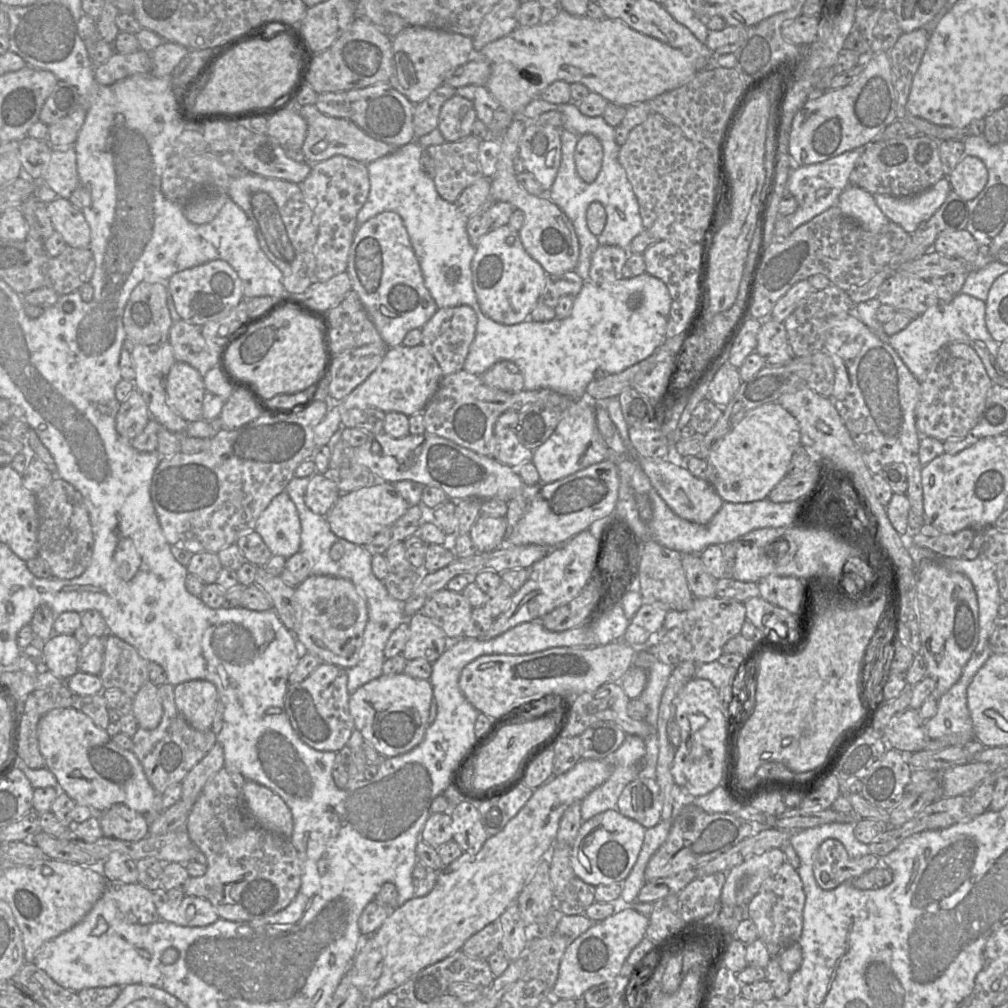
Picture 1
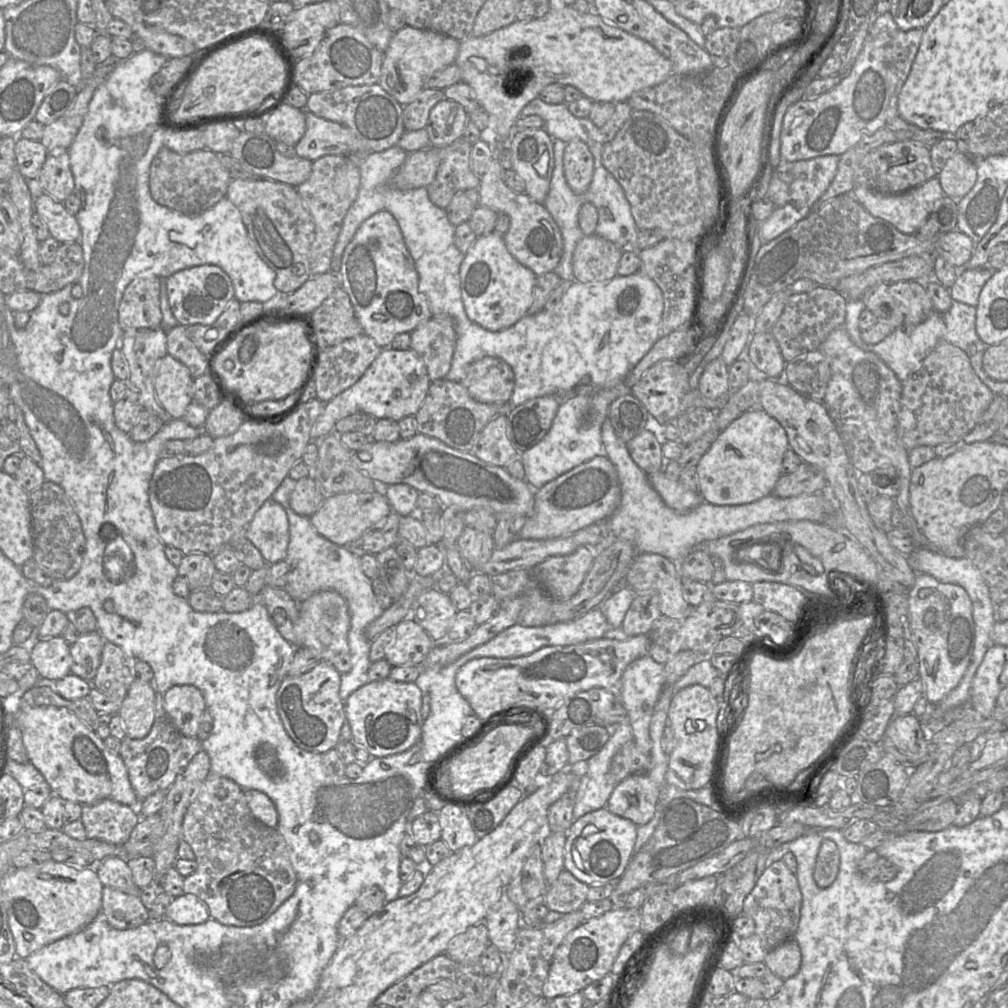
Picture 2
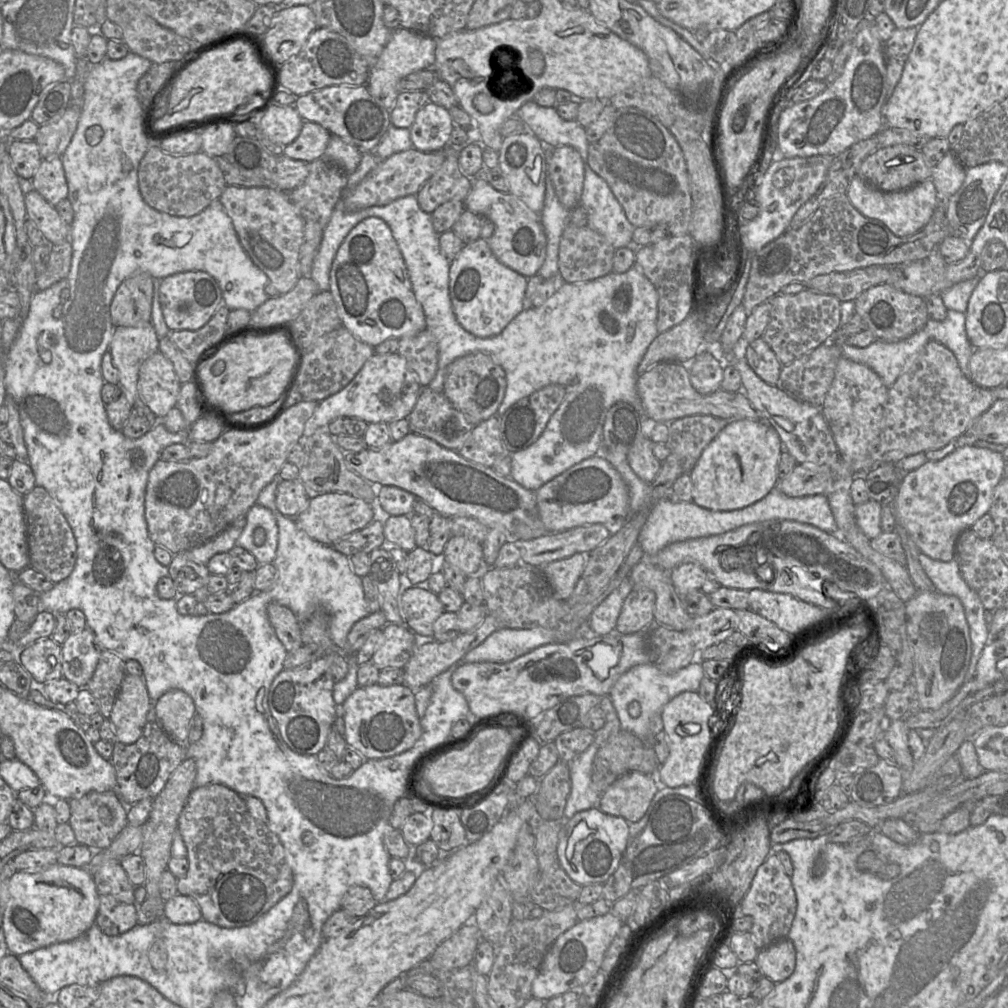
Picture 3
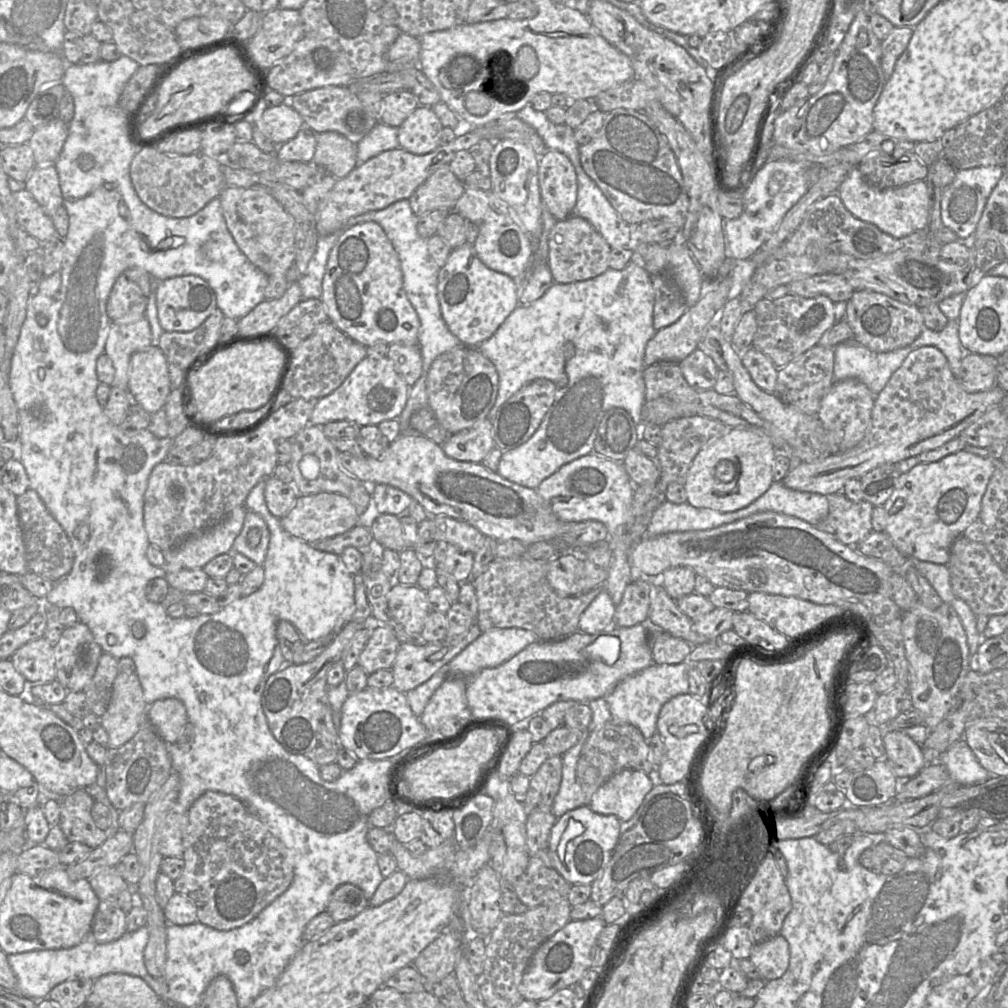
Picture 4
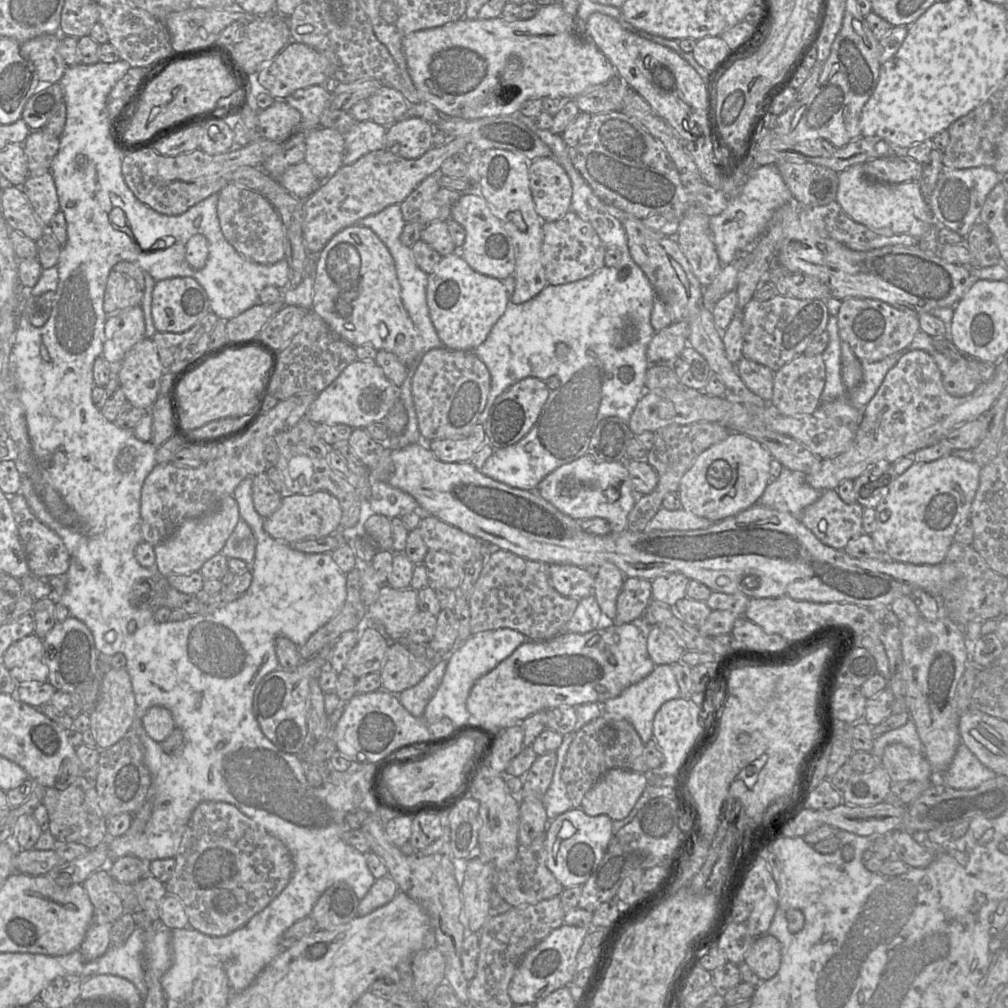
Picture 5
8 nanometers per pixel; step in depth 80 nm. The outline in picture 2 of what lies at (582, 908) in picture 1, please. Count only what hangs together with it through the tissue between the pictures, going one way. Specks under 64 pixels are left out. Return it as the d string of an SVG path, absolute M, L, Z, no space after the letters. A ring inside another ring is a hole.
M564 869L557 880L548 885L544 905L551 911L570 913L577 911L587 901L589 886Z

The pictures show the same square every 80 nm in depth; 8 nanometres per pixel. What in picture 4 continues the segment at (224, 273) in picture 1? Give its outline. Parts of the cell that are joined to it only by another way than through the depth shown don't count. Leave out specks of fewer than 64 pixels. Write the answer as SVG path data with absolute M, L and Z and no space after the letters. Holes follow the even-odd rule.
M197 275L176 276L162 280L156 293L157 315L165 332L190 332L216 310L216 294L209 283Z

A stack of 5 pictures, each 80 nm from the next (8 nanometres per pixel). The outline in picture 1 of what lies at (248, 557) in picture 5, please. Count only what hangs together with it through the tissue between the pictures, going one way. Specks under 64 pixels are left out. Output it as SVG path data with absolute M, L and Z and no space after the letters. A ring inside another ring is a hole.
M286 492L277 495L258 518L254 531L267 545L273 556L286 559L299 553L301 544L301 523L297 508Z

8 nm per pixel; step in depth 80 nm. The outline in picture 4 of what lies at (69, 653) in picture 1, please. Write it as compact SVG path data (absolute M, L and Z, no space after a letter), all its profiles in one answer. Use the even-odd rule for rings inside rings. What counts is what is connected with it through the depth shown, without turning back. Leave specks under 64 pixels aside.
M44 637L32 640L18 648L10 660L26 681L48 683L56 680L54 644Z

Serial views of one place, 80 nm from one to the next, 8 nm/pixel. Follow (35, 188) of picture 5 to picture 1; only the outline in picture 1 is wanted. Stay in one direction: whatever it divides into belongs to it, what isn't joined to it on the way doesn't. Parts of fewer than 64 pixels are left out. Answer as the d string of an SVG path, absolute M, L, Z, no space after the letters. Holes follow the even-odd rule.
M73 147L53 149L42 182L57 193L60 198L71 195L80 184L77 171L76 152Z

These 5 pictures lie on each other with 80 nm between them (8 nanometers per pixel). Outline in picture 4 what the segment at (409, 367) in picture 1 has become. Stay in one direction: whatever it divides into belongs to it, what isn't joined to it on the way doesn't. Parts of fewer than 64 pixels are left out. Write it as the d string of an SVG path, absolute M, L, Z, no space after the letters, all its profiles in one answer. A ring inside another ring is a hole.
M366 356L337 389L317 401L310 424L323 426L331 421L348 420L366 426L378 425L384 420L398 419L406 405L410 387L395 371L388 357Z

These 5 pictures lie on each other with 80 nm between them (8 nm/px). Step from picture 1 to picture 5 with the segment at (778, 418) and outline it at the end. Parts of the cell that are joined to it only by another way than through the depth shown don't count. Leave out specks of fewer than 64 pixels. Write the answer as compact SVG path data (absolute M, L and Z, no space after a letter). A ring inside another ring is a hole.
M730 432L729 436L699 454L680 480L681 507L713 523L754 506L771 481L769 474L772 456L754 438Z

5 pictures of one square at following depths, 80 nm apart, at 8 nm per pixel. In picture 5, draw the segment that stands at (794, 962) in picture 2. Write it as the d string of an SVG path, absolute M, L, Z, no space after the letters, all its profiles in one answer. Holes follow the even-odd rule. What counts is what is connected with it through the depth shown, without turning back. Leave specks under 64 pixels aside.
M766 933L755 938L745 954L744 962L762 980L773 978L779 971L782 953L776 937Z

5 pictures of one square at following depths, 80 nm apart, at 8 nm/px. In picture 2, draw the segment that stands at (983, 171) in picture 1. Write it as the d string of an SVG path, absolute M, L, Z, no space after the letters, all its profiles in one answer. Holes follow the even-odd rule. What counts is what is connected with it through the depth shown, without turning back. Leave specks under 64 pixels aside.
M958 151L948 159L937 177L944 193L959 203L975 185L977 168L971 158Z

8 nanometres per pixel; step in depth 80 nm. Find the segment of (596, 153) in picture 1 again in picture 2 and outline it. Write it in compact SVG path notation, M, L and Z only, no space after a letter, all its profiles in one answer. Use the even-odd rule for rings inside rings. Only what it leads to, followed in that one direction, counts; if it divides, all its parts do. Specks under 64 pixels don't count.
M580 140L567 144L563 156L564 175L567 184L576 194L588 189L594 174L594 158L588 146Z

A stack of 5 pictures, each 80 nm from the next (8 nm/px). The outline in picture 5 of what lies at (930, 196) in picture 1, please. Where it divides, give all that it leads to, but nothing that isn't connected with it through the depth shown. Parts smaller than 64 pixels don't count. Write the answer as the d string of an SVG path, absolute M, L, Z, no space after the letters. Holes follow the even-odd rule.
M863 164L853 165L838 174L836 201L855 222L889 237L907 234L920 239L935 220L918 182L890 185L872 181L866 177Z

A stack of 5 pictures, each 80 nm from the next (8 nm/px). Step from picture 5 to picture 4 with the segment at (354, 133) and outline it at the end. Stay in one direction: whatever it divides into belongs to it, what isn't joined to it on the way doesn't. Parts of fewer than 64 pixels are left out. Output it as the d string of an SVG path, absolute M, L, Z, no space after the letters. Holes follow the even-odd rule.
M377 123L371 131L356 144L358 164L378 154L399 148L398 128Z

